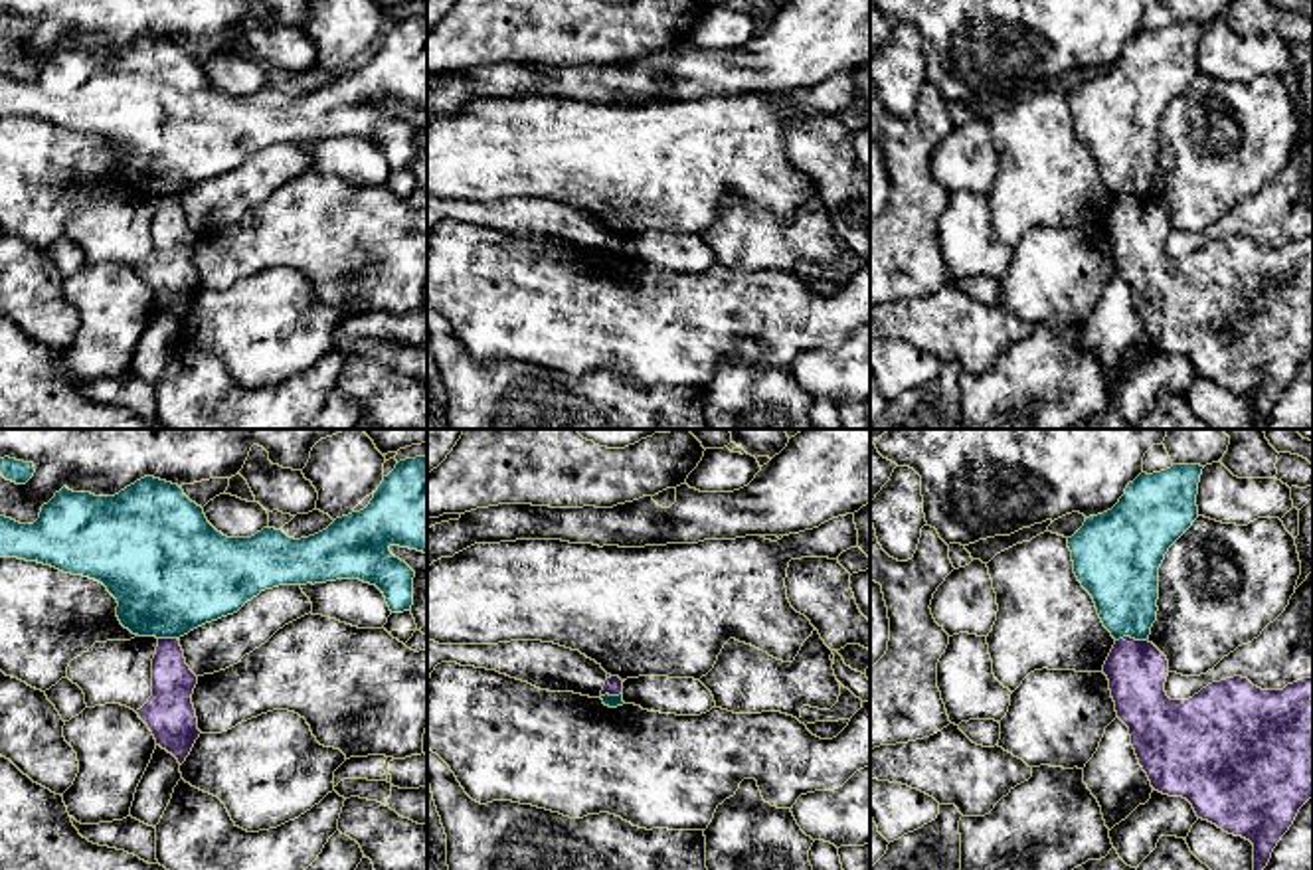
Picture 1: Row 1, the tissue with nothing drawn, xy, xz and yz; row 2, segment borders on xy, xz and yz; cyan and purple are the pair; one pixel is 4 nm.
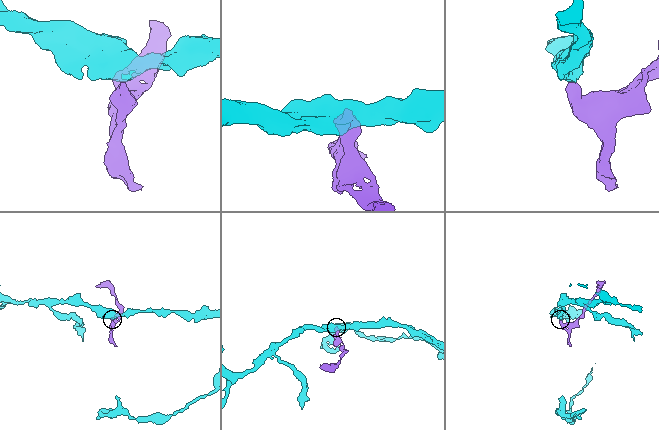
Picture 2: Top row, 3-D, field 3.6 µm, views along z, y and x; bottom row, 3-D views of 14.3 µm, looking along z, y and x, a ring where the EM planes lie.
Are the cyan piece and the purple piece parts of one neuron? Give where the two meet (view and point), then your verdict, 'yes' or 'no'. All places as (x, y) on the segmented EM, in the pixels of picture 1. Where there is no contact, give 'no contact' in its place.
contact yz (1130, 635); no

